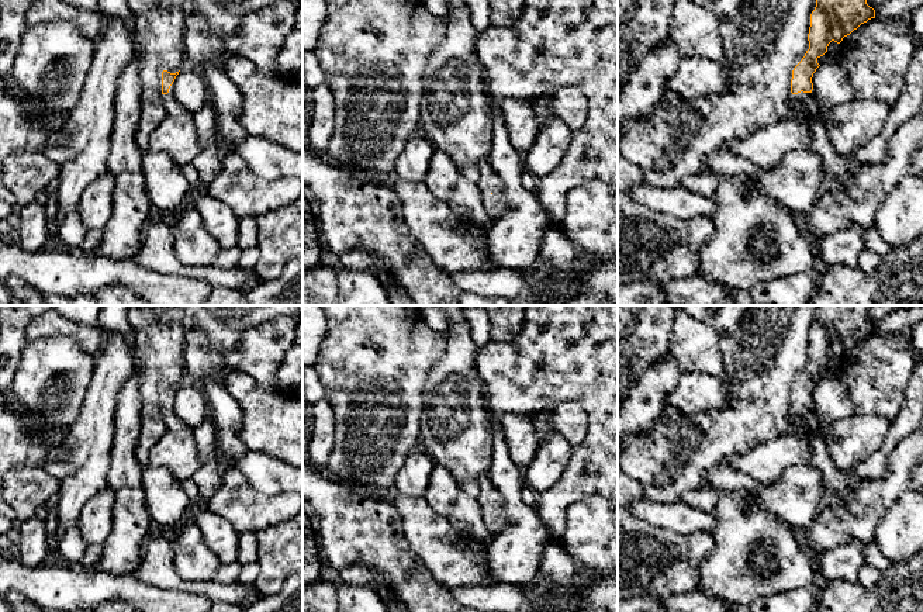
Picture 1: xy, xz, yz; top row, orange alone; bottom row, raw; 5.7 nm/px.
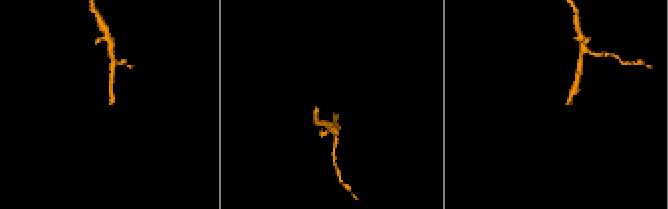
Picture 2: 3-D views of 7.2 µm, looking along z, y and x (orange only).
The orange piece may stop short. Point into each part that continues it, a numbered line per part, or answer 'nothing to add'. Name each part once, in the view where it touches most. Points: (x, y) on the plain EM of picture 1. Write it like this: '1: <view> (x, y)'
1: yz (767, 462)

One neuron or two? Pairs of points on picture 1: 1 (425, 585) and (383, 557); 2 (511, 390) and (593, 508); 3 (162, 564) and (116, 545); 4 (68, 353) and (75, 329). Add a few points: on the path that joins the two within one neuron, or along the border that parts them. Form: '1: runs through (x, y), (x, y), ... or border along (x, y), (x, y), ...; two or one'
1: runs through (415, 581), (393, 559); one
2: border along (602, 495), (577, 500), (567, 510), (566, 525); two
3: border along (155, 526), (142, 547), (141, 563), (131, 573); two
4: border along (38, 339), (69, 336), (94, 356); two

